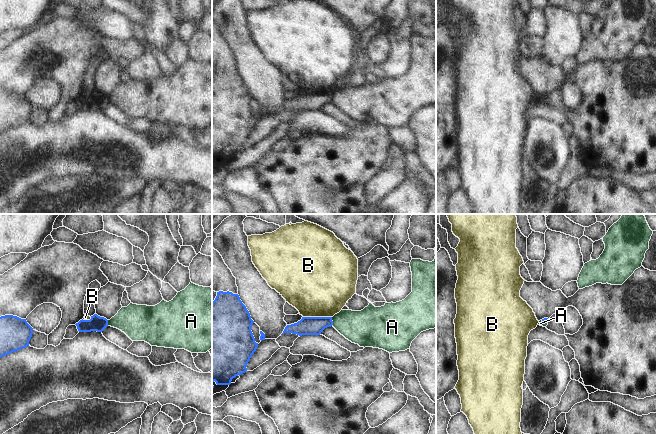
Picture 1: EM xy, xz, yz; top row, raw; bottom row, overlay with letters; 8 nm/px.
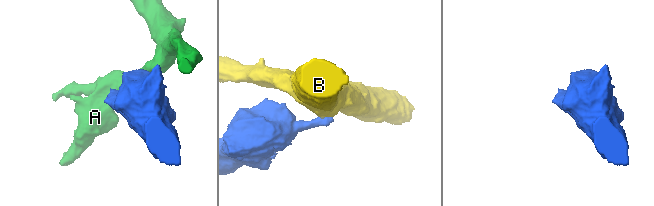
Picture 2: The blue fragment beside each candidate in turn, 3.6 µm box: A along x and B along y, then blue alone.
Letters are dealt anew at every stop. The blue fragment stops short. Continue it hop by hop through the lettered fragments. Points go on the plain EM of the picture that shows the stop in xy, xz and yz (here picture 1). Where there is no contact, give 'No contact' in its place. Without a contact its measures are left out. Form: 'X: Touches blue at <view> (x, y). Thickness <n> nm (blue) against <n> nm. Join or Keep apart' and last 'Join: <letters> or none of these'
A: Touches blue at xz (332, 97). Thickness 140 nm (blue) against 280 nm. Keep apart
B: Touches blue at xz (317, 93). Thickness 140 nm (blue) against 500 nm. Keep apart
Join: none of these

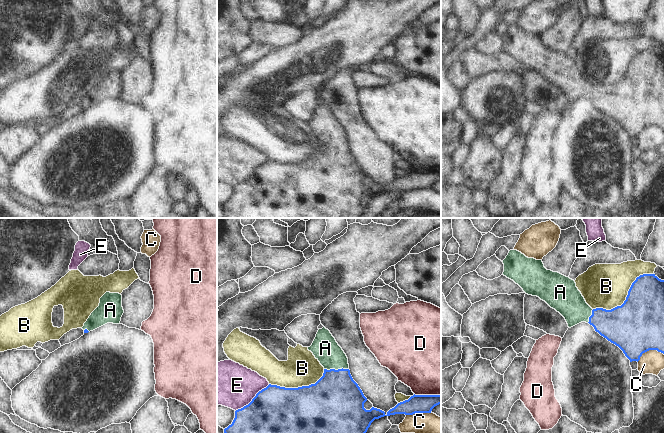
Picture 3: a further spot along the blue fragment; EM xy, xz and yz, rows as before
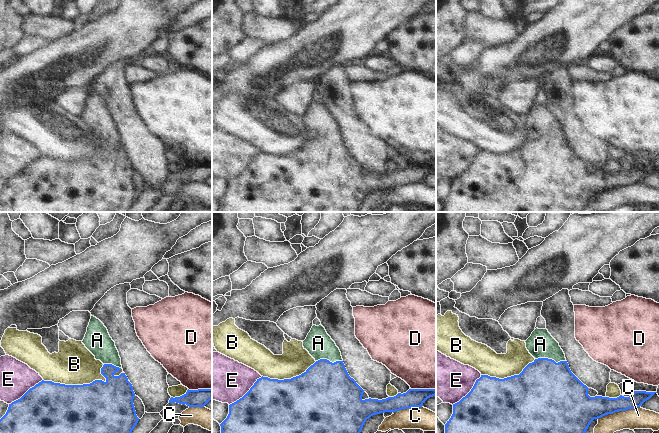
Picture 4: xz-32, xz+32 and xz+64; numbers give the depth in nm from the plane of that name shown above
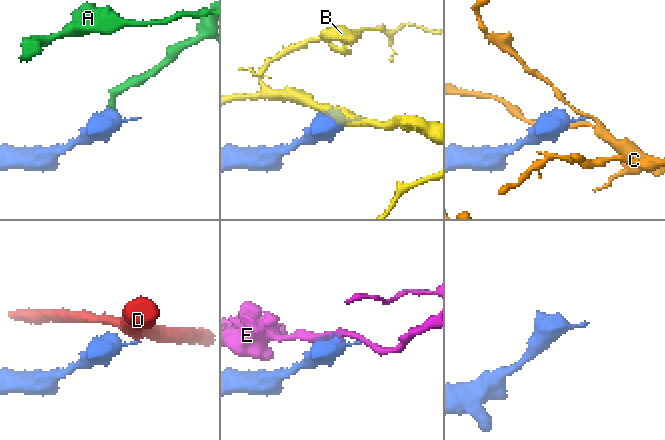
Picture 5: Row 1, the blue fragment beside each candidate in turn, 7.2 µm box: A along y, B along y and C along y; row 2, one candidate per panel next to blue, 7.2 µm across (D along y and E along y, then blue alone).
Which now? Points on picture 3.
A: Touches blue at xz (336, 146). Thickness 440 nm (blue) against 200 nm. Join
B: Touches blue at yz (626, 73). Thickness 420 nm (blue) against 360 nm. Keep apart
C: Touches blue at xz (418, 188). Thickness 140 nm (blue) against 180 nm. Keep apart
D: Touches blue at xz (427, 171). Thickness 140 nm (blue) against 500 nm. Keep apart
E: Touches blue at xz (252, 175). Thickness 500 nm (blue) against 360 nm. Keep apart
Join: A

